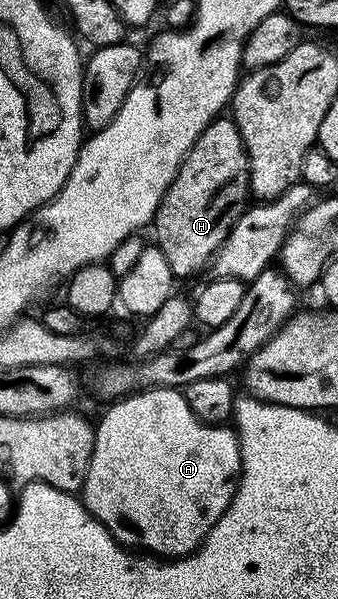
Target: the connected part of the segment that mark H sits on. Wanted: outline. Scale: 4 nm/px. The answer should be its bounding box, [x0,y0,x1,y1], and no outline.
[152,117,250,280]

